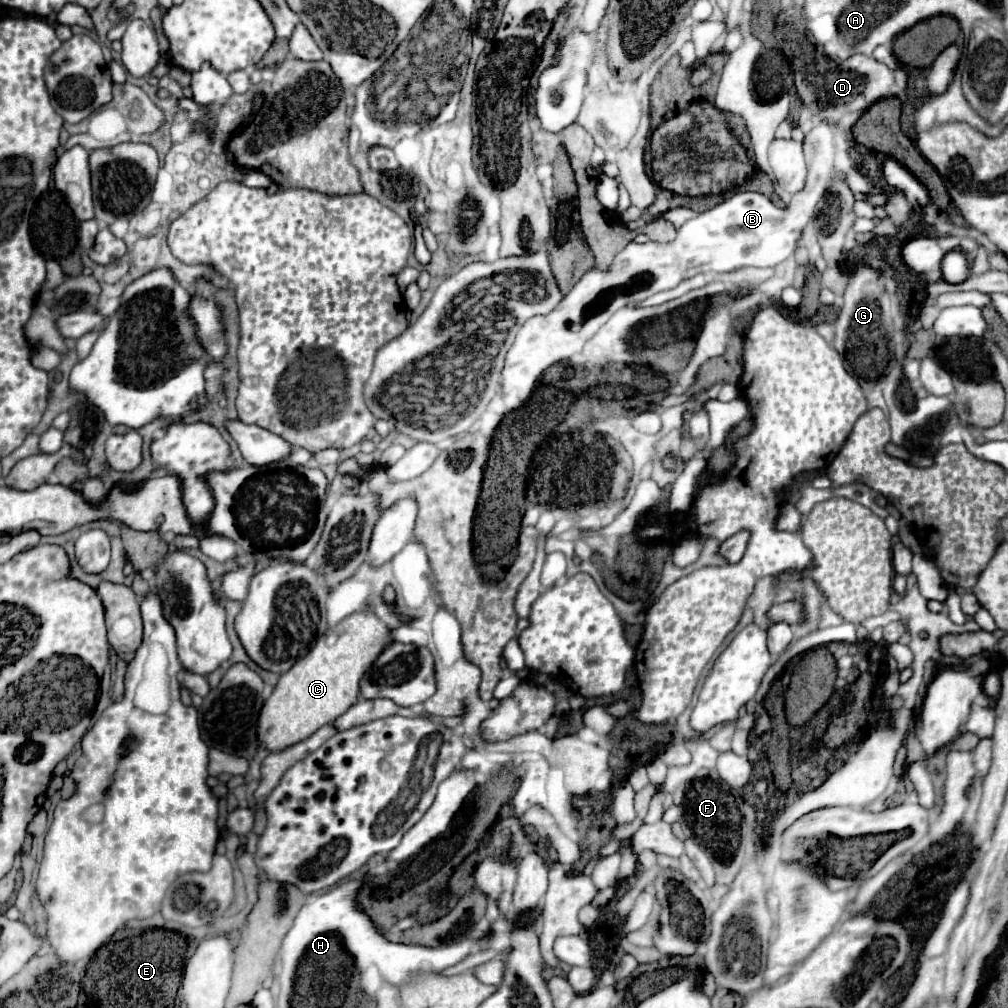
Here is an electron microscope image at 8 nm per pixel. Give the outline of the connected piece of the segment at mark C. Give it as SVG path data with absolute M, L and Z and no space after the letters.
M371 609L353 613L337 627L329 629L323 637L317 639L315 647L303 659L299 659L287 673L279 677L271 697L267 699L267 703L263 703L263 711L259 713L259 743L269 751L283 751L283 747L291 747L291 743L299 743L311 737L319 727L333 723L357 701L361 677L373 665L373 661L387 643L389 643L389 629Z

